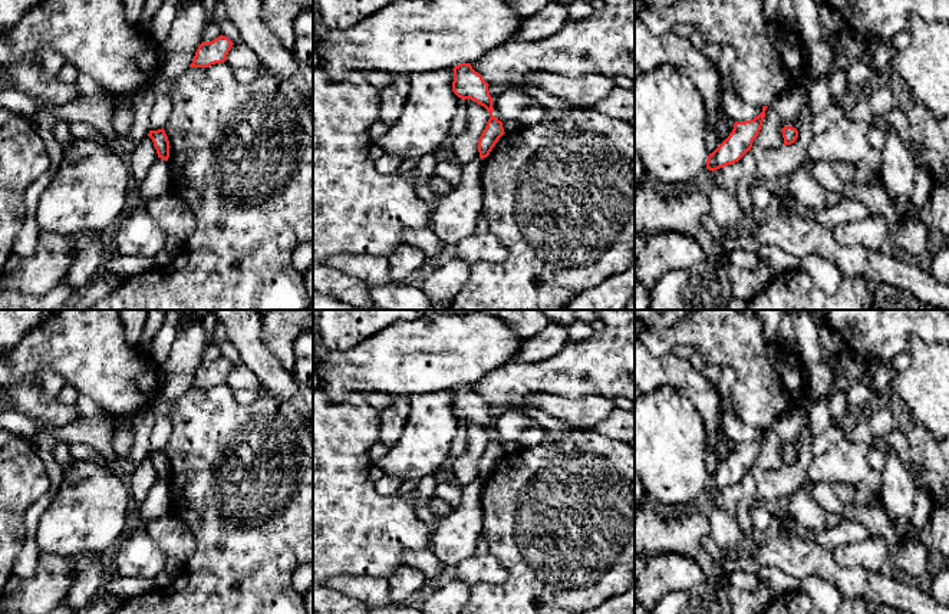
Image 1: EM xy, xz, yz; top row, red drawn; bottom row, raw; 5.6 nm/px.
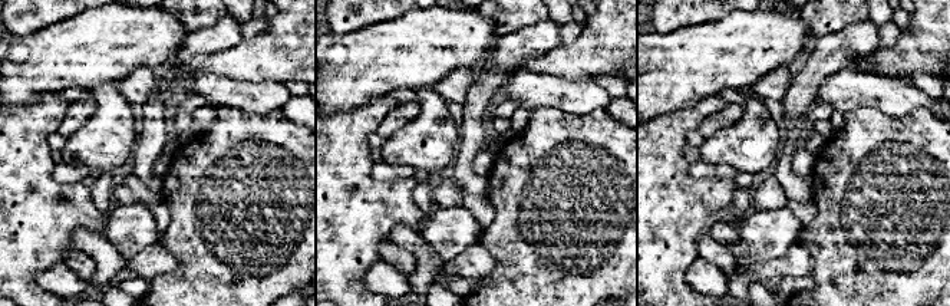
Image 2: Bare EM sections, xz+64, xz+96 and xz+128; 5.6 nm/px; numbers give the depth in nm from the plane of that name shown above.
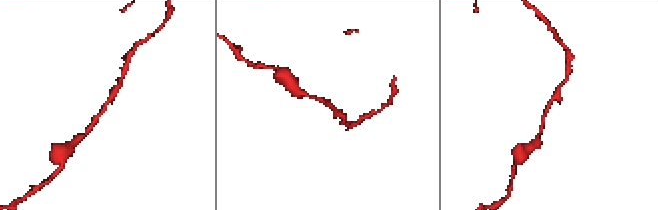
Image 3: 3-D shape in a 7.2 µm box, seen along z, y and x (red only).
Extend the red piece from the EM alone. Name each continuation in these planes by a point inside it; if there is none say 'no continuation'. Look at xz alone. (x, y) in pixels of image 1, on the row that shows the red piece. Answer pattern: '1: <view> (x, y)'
no continuation

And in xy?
no continuation

